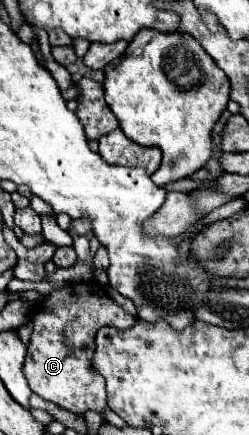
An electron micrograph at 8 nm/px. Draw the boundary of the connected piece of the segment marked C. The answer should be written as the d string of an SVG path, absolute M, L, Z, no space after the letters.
M82 282L80 286L68 286L56 290L46 298L32 316L32 338L24 362L26 380L34 394L44 400L62 406L64 410L84 416L88 410L104 416L108 410L106 402L106 380L92 368L92 356L96 350L96 332L102 326L114 326L118 330L128 330L136 324L136 316L126 314L118 304L114 304L106 290L96 282Z

